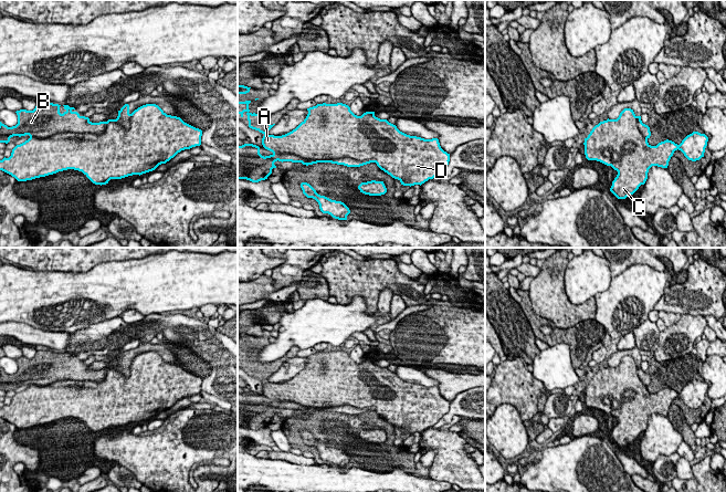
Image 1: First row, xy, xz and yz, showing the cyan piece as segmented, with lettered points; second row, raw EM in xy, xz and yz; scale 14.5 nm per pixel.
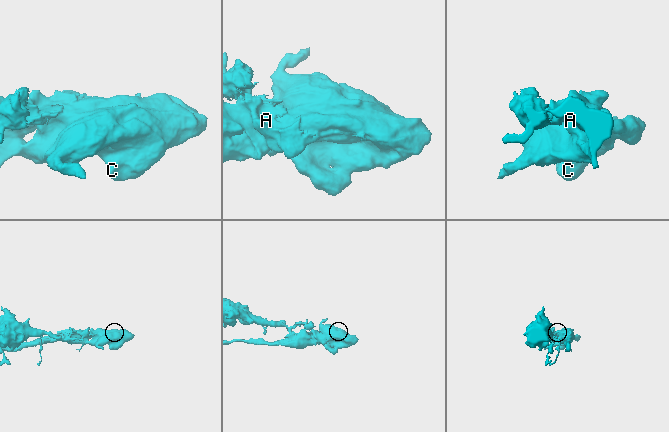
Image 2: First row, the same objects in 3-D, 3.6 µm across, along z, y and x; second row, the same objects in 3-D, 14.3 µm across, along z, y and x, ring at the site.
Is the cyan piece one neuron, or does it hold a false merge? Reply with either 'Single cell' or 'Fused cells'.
Fused cells

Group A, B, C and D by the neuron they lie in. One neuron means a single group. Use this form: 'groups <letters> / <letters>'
groups A C D / B

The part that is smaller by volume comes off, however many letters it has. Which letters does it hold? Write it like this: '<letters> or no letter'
B

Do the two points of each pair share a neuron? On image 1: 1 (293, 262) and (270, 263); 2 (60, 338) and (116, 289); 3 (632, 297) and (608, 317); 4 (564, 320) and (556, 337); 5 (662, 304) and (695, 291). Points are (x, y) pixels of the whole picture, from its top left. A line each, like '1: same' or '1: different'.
1: different
2: different
3: same
4: different
5: same

